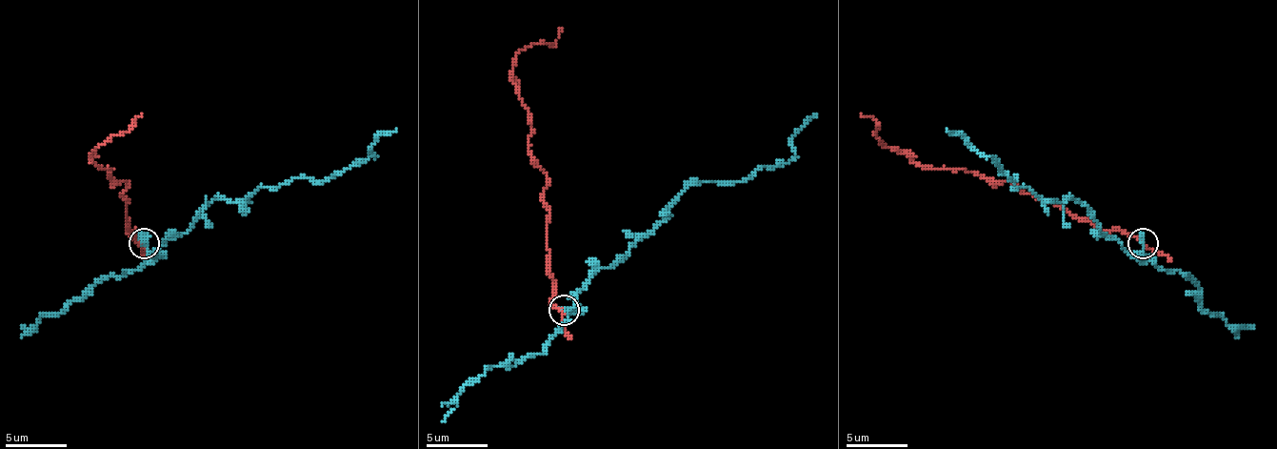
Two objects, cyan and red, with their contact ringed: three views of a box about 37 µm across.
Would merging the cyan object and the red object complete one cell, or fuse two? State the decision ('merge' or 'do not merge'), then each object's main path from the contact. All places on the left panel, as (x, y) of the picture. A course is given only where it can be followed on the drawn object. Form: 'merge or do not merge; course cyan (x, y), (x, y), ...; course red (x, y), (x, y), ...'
do not merge; course cyan (145, 242), (153, 255), (215, 199), (243, 202), (295, 178), (326, 181), (375, 156), (371, 144), (396, 129); course red (141, 242), (126, 217), (126, 181), (92, 159), (141, 113)

